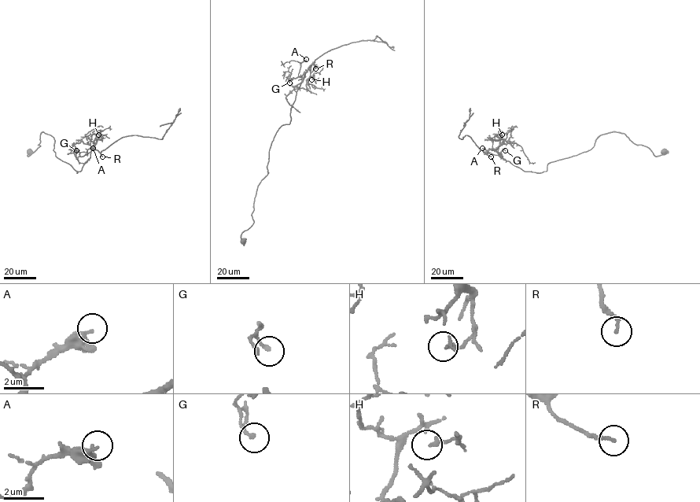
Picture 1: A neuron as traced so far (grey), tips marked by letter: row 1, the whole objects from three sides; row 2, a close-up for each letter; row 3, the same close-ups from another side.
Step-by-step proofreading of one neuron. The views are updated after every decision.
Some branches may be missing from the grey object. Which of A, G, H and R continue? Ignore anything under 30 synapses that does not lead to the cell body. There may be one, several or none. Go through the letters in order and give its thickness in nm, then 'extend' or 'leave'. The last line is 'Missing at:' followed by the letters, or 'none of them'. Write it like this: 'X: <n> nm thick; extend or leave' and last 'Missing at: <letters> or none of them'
A: 300 nm thick; leave
G: 140 nm thick; leave
H: 180 nm thick; leave
R: 140 nm thick; leave
Missing at: none of them

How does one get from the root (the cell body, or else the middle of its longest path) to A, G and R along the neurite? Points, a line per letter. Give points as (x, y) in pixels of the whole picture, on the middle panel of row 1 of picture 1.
A: (242, 241), (253, 222), (272, 141), (290, 123), (306, 59)
G: (242, 241), (253, 222), (272, 141), (290, 123), (303, 74), (289, 83)
R: (242, 241), (253, 222), (272, 141), (290, 123), (303, 73), (315, 68)

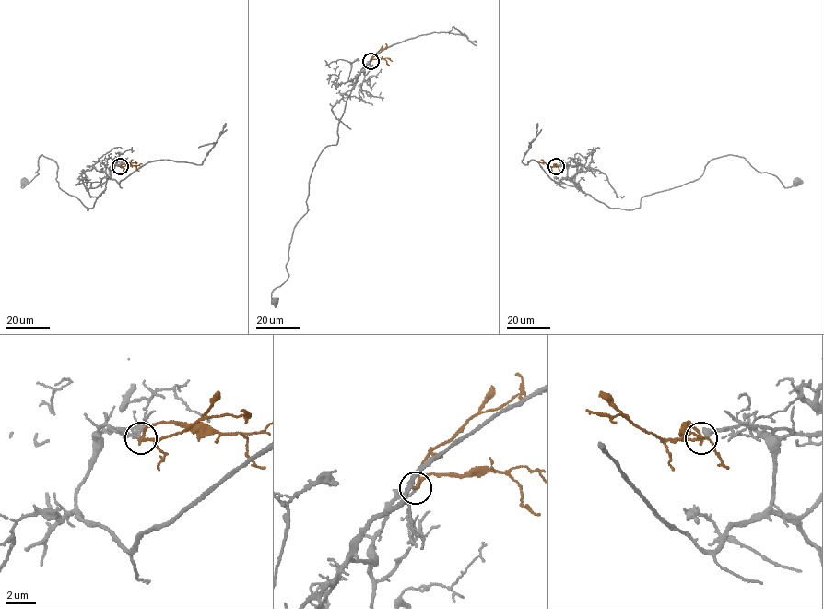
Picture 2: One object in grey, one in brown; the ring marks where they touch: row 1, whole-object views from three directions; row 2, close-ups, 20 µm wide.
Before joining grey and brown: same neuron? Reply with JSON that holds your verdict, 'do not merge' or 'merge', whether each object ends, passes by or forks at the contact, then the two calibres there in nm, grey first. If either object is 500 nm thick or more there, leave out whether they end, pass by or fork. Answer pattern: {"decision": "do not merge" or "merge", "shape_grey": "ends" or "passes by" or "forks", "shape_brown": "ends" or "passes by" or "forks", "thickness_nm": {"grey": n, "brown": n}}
{"decision": "merge", "shape_grey": "passes by", "shape_brown": "passes by", "thickness_nm": {"grey": 120, "brown": 190}}

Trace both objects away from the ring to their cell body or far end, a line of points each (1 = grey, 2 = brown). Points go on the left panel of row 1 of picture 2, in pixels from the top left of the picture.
1: (120, 166), (114, 164), (88, 209), (59, 186), (57, 164), (42, 155), (38, 173), (23, 187), (23, 181)
2: (120, 166), (135, 161)

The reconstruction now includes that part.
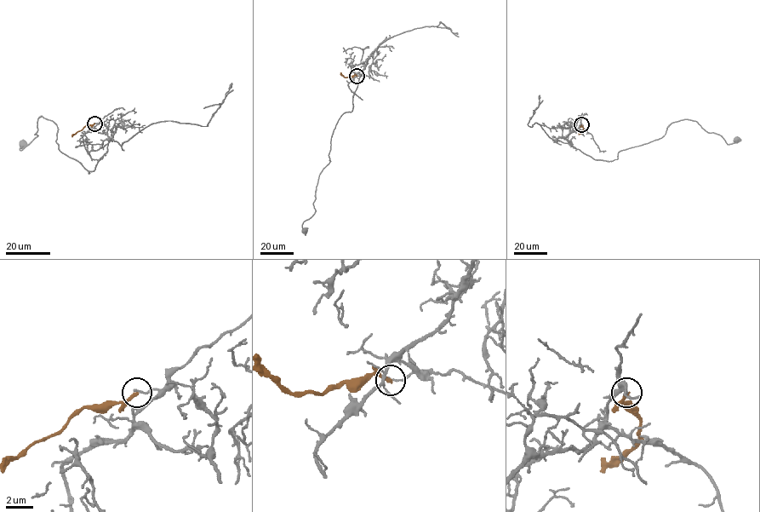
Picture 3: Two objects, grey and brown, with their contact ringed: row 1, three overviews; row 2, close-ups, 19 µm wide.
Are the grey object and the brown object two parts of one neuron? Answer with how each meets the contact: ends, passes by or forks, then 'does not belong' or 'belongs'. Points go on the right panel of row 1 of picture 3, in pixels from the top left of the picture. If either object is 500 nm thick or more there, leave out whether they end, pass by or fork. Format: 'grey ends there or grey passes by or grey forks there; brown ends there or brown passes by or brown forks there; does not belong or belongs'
grey ends there; brown ends there; does not belong

